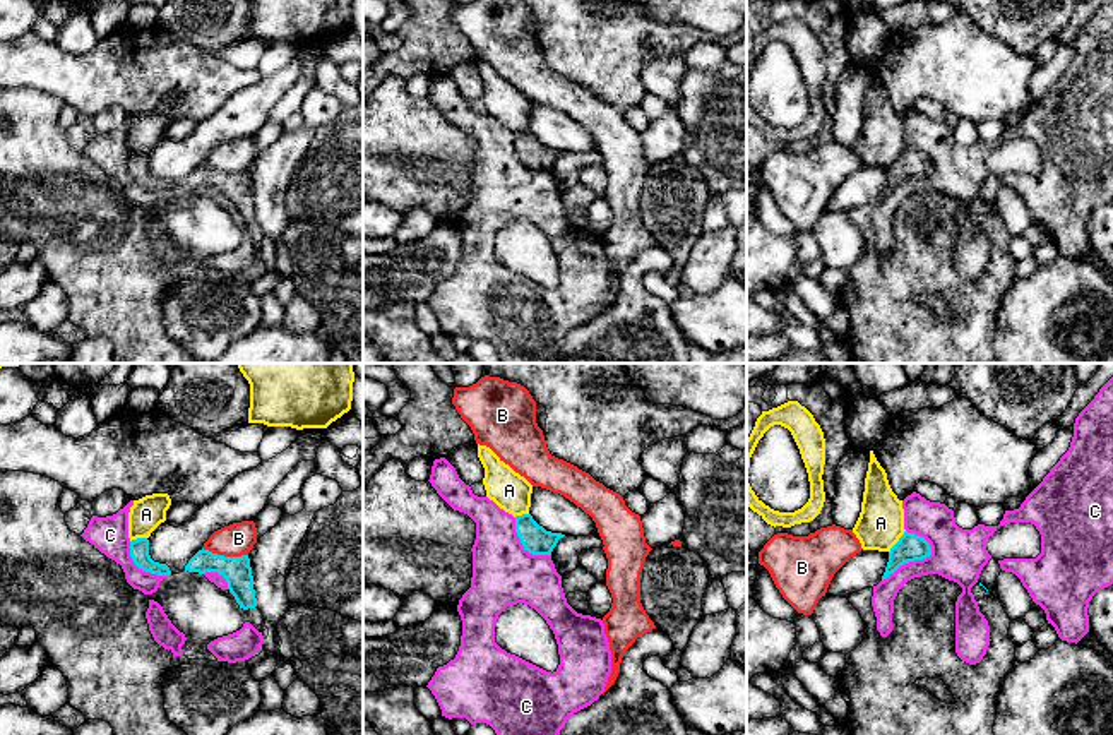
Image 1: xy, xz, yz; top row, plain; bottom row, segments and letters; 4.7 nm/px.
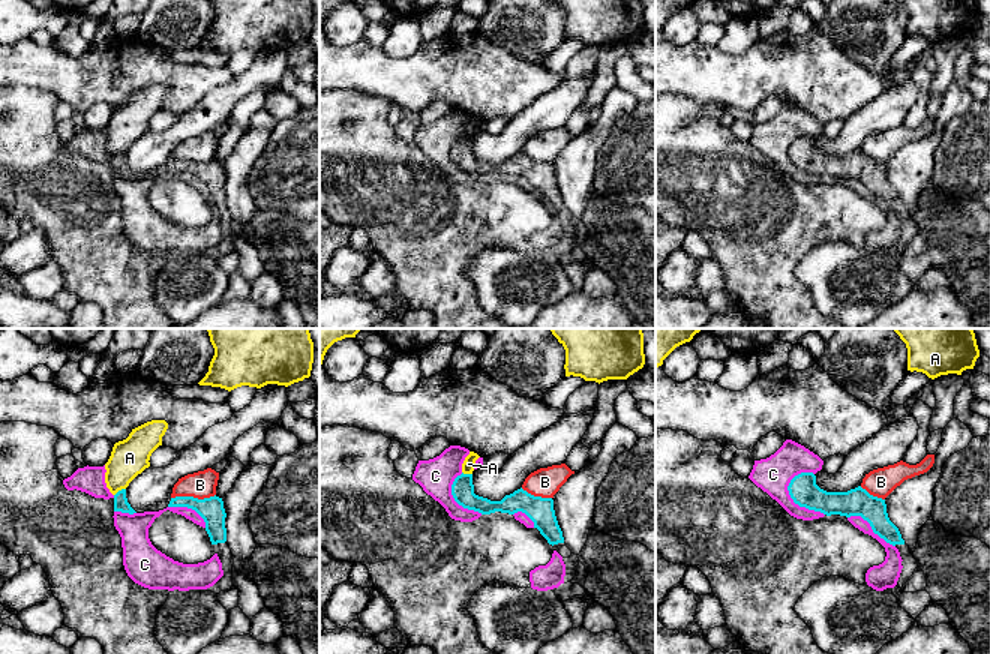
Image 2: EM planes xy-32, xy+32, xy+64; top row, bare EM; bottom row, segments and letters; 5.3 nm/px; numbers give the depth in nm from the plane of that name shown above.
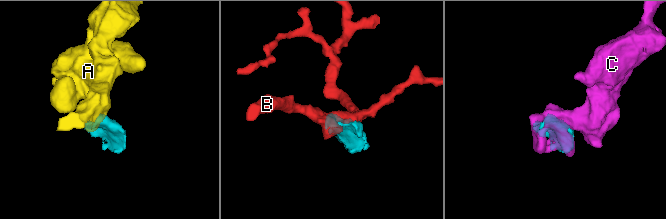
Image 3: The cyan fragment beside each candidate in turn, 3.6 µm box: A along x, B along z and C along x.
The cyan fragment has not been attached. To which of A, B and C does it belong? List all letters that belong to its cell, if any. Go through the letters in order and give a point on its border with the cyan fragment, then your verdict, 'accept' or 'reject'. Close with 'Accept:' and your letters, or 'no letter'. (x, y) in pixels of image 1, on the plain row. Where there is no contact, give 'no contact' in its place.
A: yz (898, 158) | reject
B: xy (223, 172) | reject
C: yz (911, 177) | reject
Accept: no letter

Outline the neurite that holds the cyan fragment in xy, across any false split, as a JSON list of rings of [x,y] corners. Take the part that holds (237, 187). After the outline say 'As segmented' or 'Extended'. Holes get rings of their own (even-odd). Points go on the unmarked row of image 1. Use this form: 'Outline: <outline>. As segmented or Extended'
Outline: [[[202,164],[188,176],[185,187],[199,190],[217,188],[226,195],[228,206],[240,224],[248,226],[257,223],[248,171],[224,173]]]. As segmented

